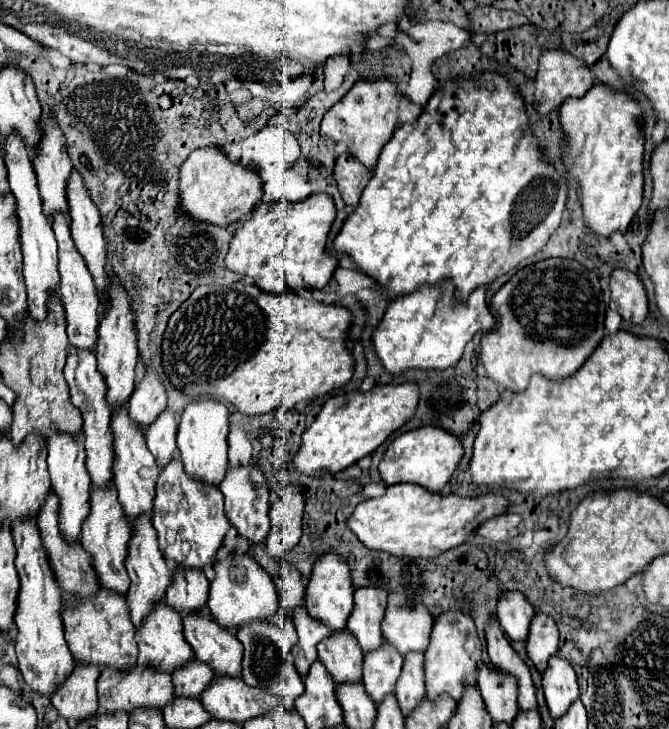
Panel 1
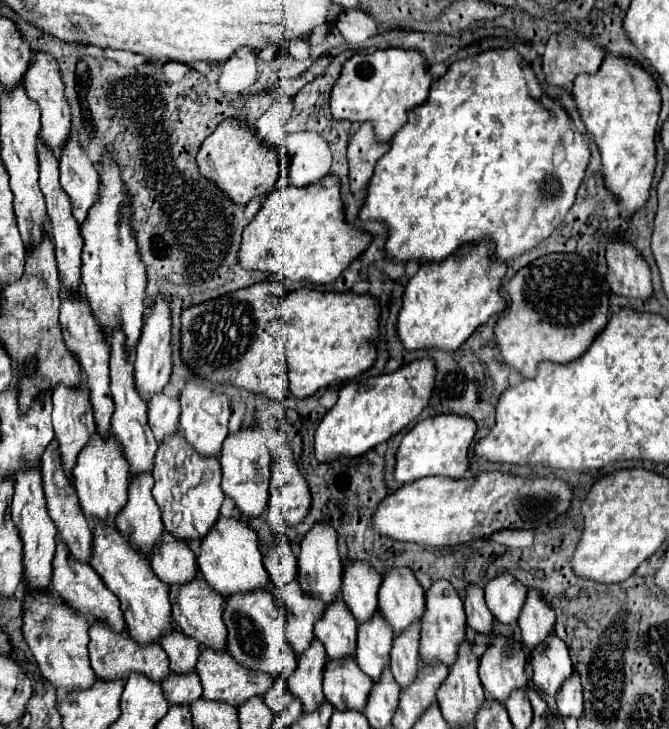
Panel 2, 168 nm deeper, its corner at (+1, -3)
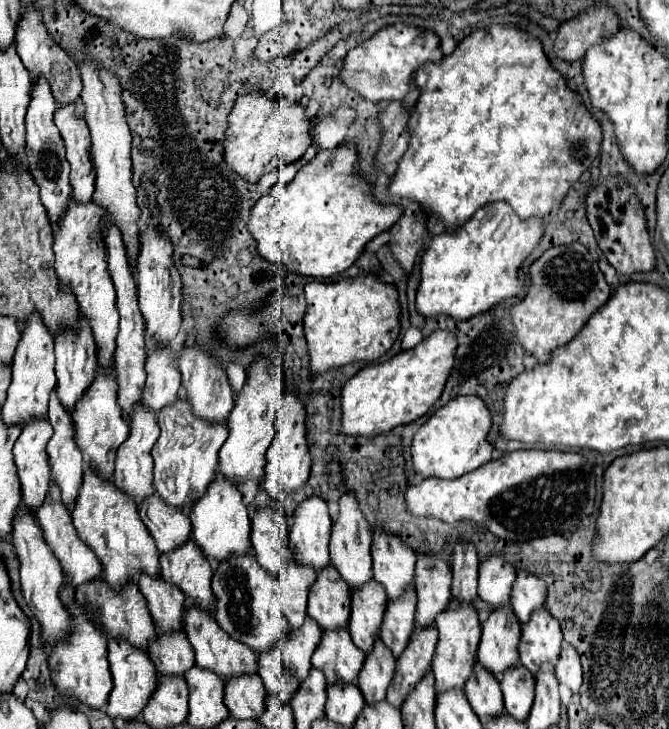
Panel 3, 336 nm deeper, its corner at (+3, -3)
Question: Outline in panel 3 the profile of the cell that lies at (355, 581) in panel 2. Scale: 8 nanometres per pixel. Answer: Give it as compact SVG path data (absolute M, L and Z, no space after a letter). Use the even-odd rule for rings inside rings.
M342 495L340 513L338 519L332 523L330 533L330 559L332 559L330 563L340 571L340 575L348 581L350 587L362 585L364 581L372 579L370 545L372 545L372 531L370 525L366 525L362 511L358 511L358 499L354 499L354 495Z

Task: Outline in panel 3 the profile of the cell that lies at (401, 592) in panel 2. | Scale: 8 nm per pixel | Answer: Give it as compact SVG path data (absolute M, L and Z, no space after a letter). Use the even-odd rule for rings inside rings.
M374 531L372 573L374 579L386 587L390 599L398 599L414 579L414 563L416 553L412 547L406 547L406 543L402 543L402 539L394 539L394 535Z

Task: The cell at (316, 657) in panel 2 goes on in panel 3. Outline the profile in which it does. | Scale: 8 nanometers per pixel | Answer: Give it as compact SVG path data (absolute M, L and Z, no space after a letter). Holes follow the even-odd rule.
M306 617L306 623L298 631L290 631L286 643L280 643L280 651L284 657L284 665L298 681L304 681L312 663L310 657L320 643L322 629L314 619Z

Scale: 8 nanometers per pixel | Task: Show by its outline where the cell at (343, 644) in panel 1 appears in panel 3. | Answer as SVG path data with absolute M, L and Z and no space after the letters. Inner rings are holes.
M334 565L326 571L318 571L314 587L310 587L308 615L318 621L322 629L346 627L350 619L350 587L334 571Z

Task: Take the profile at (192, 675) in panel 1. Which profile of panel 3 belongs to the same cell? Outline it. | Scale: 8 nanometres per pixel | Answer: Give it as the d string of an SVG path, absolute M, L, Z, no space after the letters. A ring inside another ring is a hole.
M142 575L142 579L138 579L138 587L148 601L148 609L156 629L160 631L182 629L186 597L182 595L182 591L178 591L178 587L170 587L170 583L162 579L162 575L158 575L158 579Z

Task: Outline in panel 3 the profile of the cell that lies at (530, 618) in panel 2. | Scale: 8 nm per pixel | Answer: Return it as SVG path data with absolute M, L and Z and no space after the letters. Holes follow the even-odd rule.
M518 569L516 581L510 593L510 603L520 623L526 623L530 619L530 613L542 607L544 601L546 601L546 583L534 573Z

